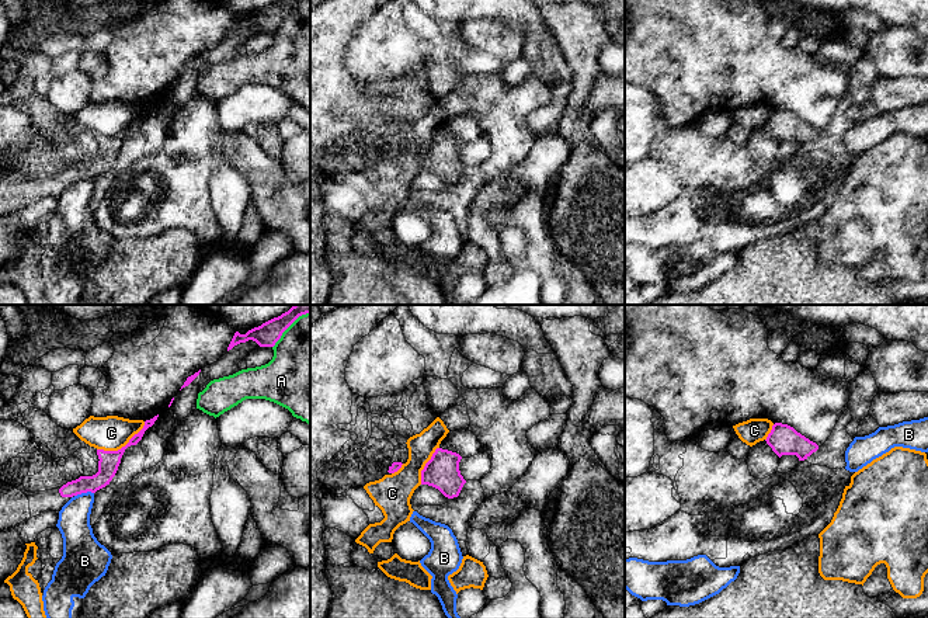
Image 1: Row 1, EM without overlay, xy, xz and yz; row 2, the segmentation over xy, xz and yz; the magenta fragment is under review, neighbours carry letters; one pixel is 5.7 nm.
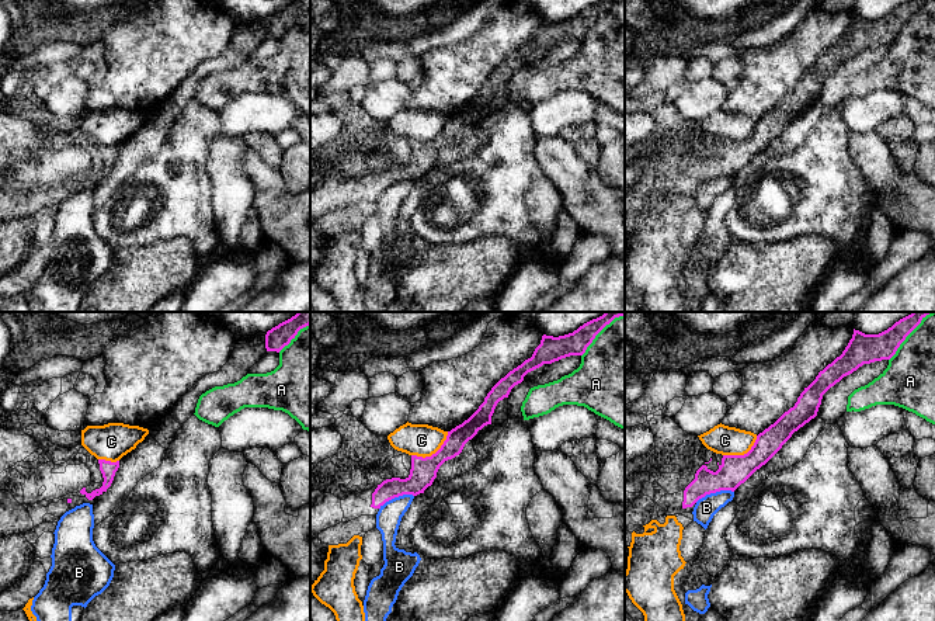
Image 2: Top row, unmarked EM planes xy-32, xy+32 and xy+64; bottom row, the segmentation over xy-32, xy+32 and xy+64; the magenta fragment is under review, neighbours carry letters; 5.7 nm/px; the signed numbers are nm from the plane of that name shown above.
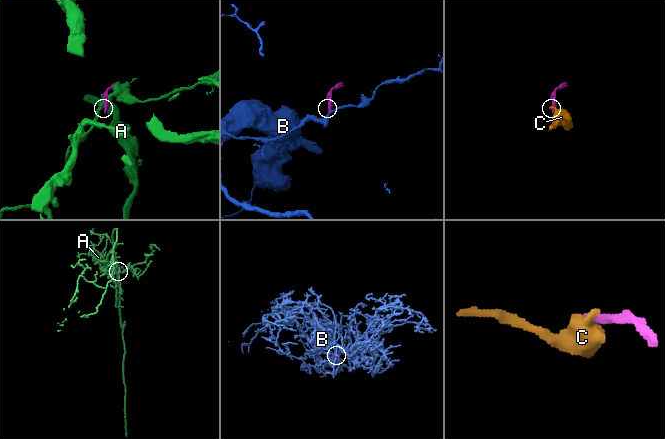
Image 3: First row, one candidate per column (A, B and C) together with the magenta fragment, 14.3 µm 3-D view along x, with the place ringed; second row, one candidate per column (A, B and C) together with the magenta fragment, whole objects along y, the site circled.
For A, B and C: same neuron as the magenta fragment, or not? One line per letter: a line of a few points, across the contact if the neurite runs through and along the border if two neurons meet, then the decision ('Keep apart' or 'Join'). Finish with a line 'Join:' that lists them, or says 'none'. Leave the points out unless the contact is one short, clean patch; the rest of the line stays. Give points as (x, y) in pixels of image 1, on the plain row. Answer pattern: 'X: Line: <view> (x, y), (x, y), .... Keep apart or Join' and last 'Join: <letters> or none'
A: Keep apart
B: Line: xy (93, 177), (82, 177), (75, 181). Keep apart
C: Keep apart
Join: none

